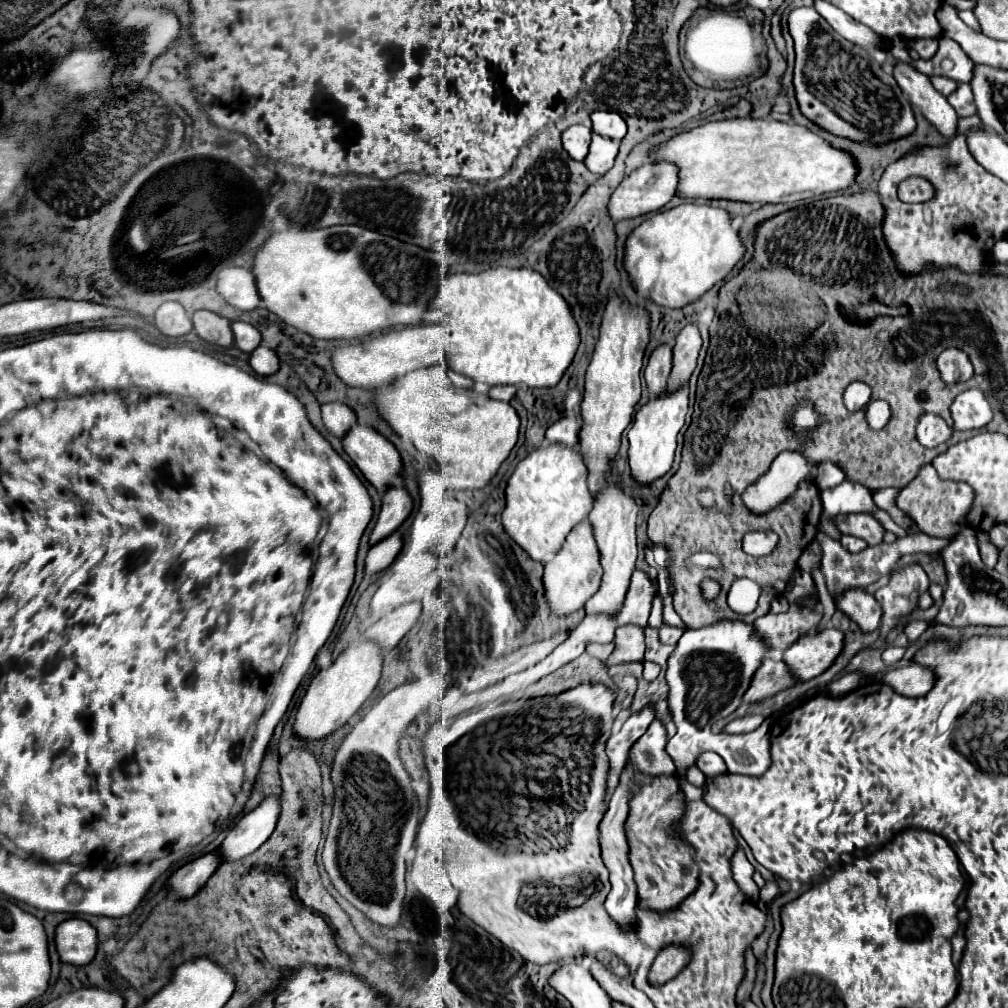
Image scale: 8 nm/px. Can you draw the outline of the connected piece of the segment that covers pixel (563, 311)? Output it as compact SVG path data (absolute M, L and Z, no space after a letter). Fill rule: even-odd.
M498 267L498 269L488 269L482 273L458 273L458 275L448 275L440 289L436 291L434 299L430 301L428 309L440 309L444 313L442 317L442 325L448 329L448 341L450 341L450 353L452 353L452 369L456 369L458 373L484 373L484 385L526 385L530 389L538 387L554 387L564 371L568 369L568 365L572 363L576 349L580 345L580 337L578 337L578 325L568 309L568 303L546 283L544 277L540 277L540 273L536 273L534 269L508 269L508 267Z

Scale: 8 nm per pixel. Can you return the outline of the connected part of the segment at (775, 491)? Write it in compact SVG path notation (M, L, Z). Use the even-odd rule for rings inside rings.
M782 451L766 473L742 493L742 503L752 515L764 515L794 495L802 481L816 481L818 467L800 453Z

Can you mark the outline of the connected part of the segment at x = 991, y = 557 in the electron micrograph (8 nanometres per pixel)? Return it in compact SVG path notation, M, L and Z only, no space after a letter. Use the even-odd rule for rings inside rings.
M976 531L976 537L978 538L982 561L986 563L986 567L994 567L996 561L998 561L998 547L994 547L994 545L990 543L988 533L980 533L980 531Z

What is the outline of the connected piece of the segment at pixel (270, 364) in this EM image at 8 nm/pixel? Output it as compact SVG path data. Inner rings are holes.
M258 347L250 353L250 367L262 375L262 377L268 377L272 373L276 373L280 369L280 359L276 357L276 353L268 347Z

